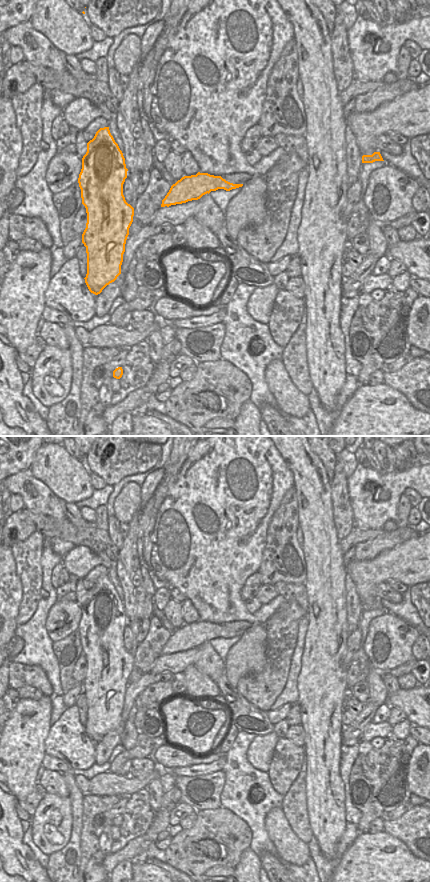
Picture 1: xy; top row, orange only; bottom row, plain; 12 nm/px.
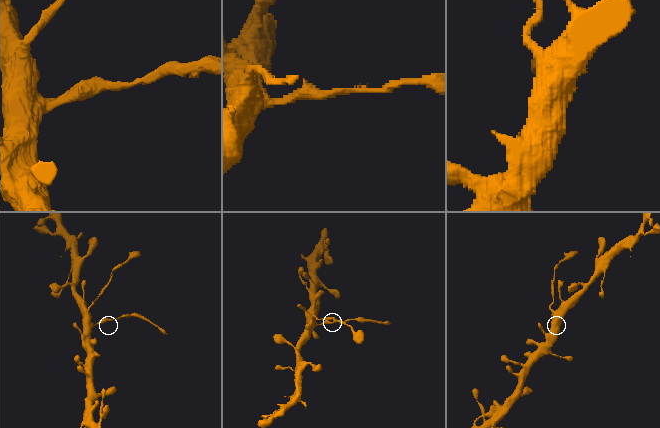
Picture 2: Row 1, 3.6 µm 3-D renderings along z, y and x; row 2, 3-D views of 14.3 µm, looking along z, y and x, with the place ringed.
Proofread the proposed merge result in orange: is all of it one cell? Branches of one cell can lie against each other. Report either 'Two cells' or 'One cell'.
Two cells.

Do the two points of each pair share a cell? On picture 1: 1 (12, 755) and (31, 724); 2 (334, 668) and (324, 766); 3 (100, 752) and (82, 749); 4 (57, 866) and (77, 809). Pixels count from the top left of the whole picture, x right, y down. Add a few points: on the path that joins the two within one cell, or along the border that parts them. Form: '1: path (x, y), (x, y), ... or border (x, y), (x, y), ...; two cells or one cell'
1: path (18, 747), (21, 744), (24, 732); one cell
2: path (322, 692), (322, 742); one cell
3: border (94, 743), (95, 763); two cells
4: path (65, 852), (75, 841), (77, 823); one cell

